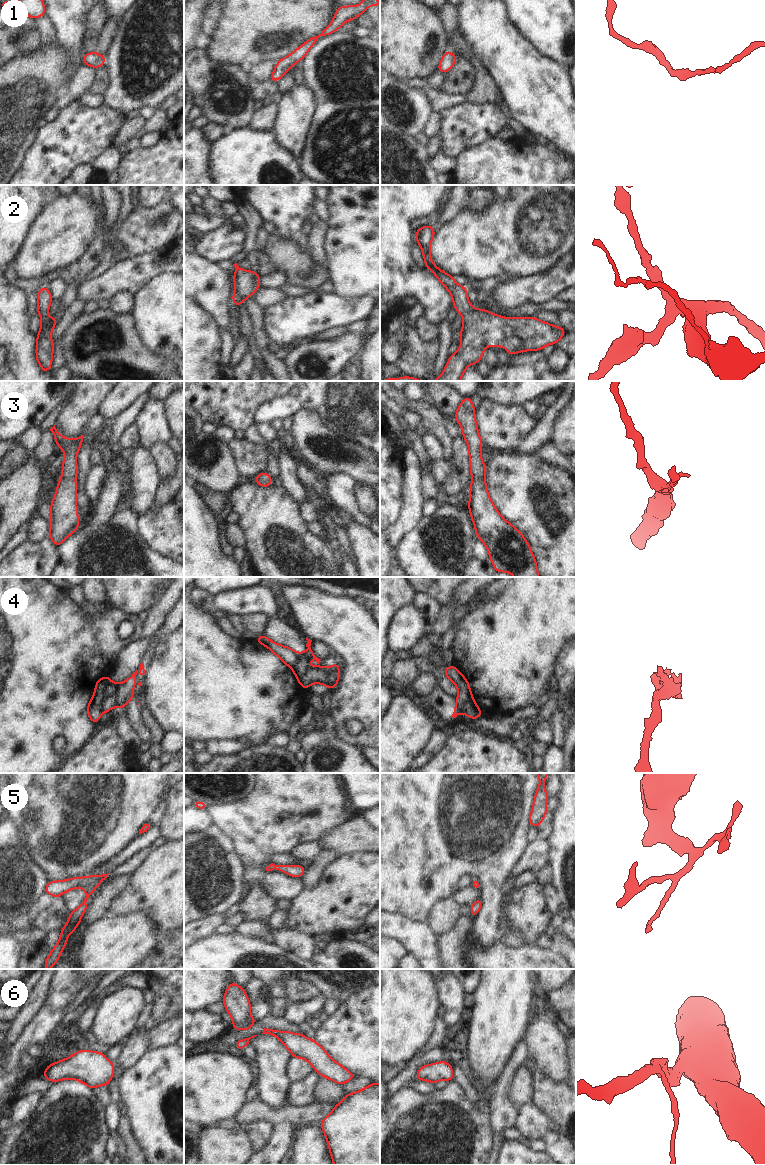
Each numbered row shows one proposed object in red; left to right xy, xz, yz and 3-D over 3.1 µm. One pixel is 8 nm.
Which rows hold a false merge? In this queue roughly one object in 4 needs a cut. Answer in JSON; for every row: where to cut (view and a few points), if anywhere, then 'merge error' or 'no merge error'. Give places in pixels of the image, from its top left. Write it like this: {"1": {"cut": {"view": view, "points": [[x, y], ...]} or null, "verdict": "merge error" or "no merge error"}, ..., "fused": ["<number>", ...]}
{"1": {"cut": null, "verdict": "no merge error"}, "2": {"cut": null, "verdict": "no merge error"}, "3": {"cut": null, "verdict": "no merge error"}, "4": {"cut": null, "verdict": "no merge error"}, "5": {"cut": null, "verdict": "no merge error"}, "6": {"cut": null, "verdict": "no merge error"}, "fused": []}

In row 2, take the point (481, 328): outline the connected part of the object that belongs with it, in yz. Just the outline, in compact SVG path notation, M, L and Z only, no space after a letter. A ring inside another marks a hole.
M426 225L419 228L416 232L416 242L419 244L425 262L425 268L431 270L435 277L446 287L453 299L453 306L457 313L463 316L463 326L460 336L462 342L458 351L449 356L448 363L443 369L442 375L433 381L460 381L467 366L479 363L483 355L483 351L487 346L505 347L512 356L522 351L537 351L552 344L555 345L567 332L562 326L556 327L550 323L538 320L536 317L514 317L507 318L494 313L490 313L484 309L474 309L467 297L468 289L458 285L453 276L440 270L430 259L430 246L435 234L435 228Z

